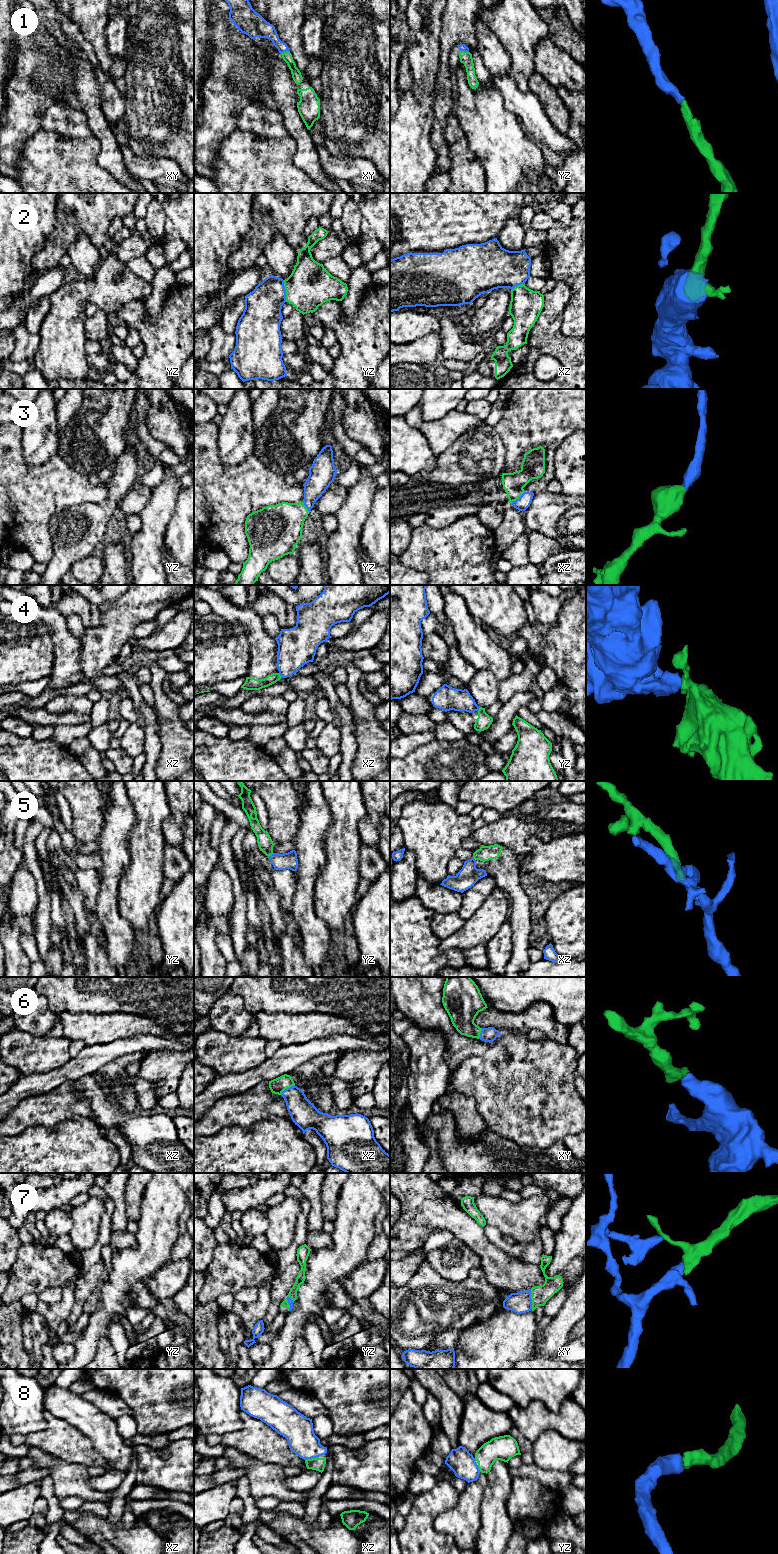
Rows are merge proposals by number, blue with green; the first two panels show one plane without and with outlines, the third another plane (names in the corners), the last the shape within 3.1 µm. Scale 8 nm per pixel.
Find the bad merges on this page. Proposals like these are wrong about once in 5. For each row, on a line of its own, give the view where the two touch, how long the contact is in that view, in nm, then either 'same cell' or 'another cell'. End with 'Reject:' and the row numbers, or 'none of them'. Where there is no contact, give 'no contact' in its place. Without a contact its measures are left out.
1: contact in yz; length 80 nm; same cell
2: contact in yz; length 180 nm; same cell
3: contact in xz; length 160 nm; same cell
4: contact in xz; length 50 nm; another cell
5: contact in yz; length 50 nm; another cell
6: contact in xz; length 140 nm; same cell
7: contact in xy; length 170 nm; same cell
8: contact in xz; length 110 nm; same cell
Reject: 4, 5

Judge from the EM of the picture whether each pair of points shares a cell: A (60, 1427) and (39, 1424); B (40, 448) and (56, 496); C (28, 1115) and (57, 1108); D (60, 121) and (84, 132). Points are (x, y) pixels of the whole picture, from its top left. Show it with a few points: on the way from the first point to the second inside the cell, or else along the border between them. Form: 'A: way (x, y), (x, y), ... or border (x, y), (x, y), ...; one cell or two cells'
A: border (45, 1410), (46, 1427), (39, 1431), (24, 1434); two cells
B: border (56, 452), (38, 466), (29, 466), (23, 458); two cells
C: way (35, 1110), (47, 1110), (50, 1108); one cell
D: way (66, 125), (78, 128); one cell

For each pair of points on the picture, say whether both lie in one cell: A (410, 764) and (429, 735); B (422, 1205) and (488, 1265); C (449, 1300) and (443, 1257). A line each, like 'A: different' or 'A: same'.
A: different
B: same
C: different

